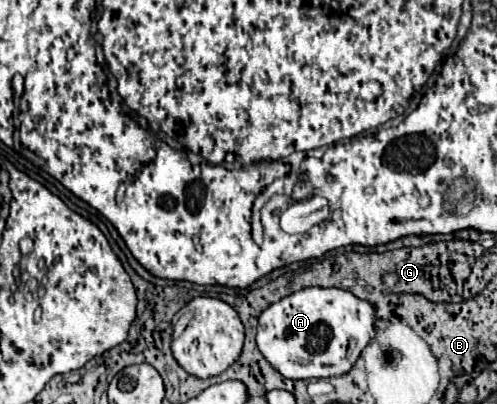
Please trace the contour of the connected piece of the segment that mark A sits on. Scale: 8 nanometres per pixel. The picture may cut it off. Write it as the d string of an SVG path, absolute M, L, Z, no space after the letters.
M309 287L291 293L289 297L283 297L281 301L269 305L261 313L257 327L257 347L261 355L287 379L333 377L333 375L343 375L353 367L359 353L373 337L373 325L375 325L375 311L371 303L357 299L351 291L335 289L335 287L331 289Z

